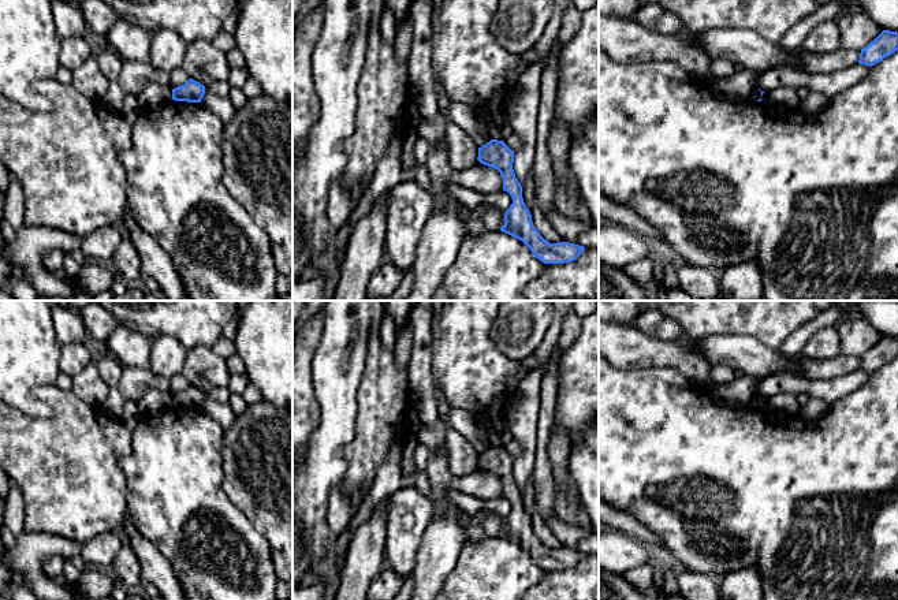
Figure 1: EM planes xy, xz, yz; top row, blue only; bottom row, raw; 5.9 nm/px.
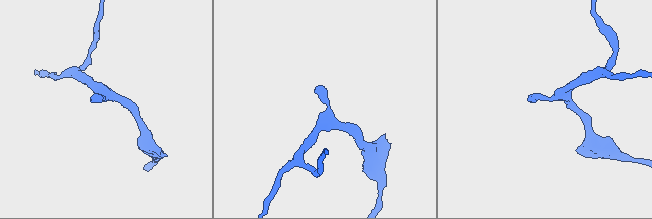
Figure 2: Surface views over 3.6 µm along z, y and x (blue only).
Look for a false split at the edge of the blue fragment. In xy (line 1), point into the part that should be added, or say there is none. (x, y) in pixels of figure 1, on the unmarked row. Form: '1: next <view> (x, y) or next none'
1: next none

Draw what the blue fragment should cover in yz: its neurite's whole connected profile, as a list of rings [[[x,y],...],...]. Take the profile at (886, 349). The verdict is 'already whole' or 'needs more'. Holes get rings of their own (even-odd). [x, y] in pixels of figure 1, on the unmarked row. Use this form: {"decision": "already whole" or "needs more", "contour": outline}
{"decision": "already whole", "contour": [[[883,336],[873,347],[861,355],[858,369],[875,372],[895,357],[898,357],[898,339]]]}

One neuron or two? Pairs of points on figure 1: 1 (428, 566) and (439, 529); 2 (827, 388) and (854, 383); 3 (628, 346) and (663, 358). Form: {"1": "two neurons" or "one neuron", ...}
{"1": "one neuron", "2": "one neuron", "3": "one neuron"}

